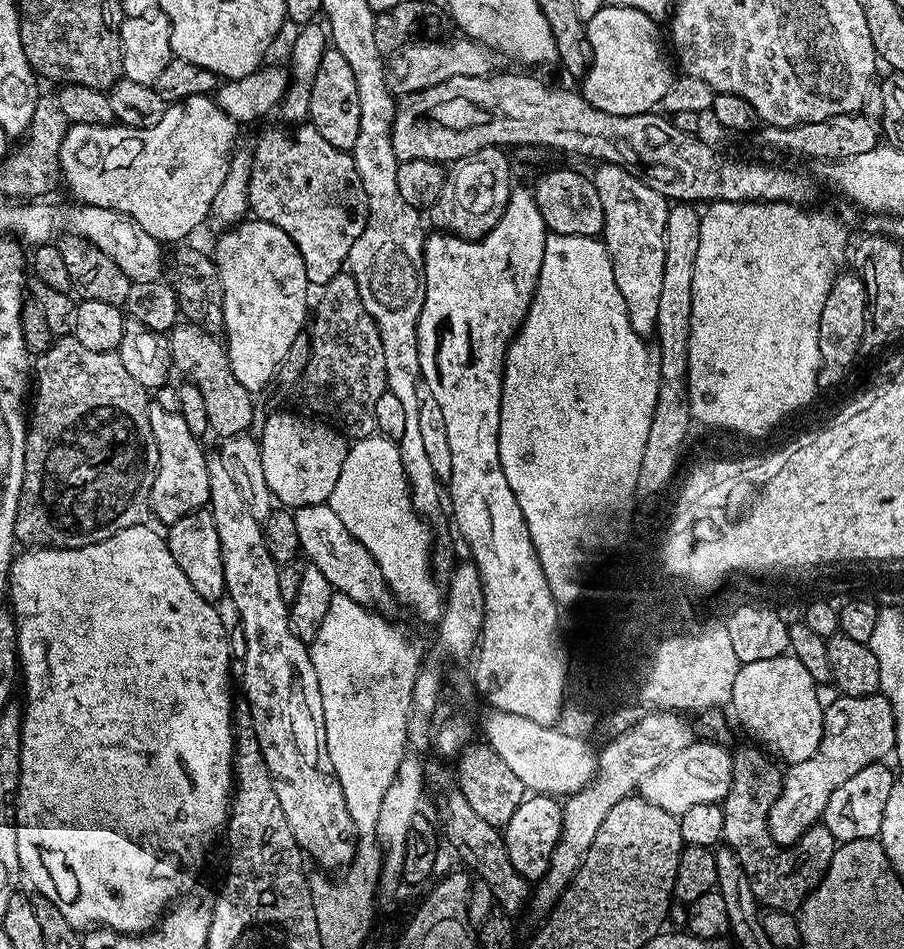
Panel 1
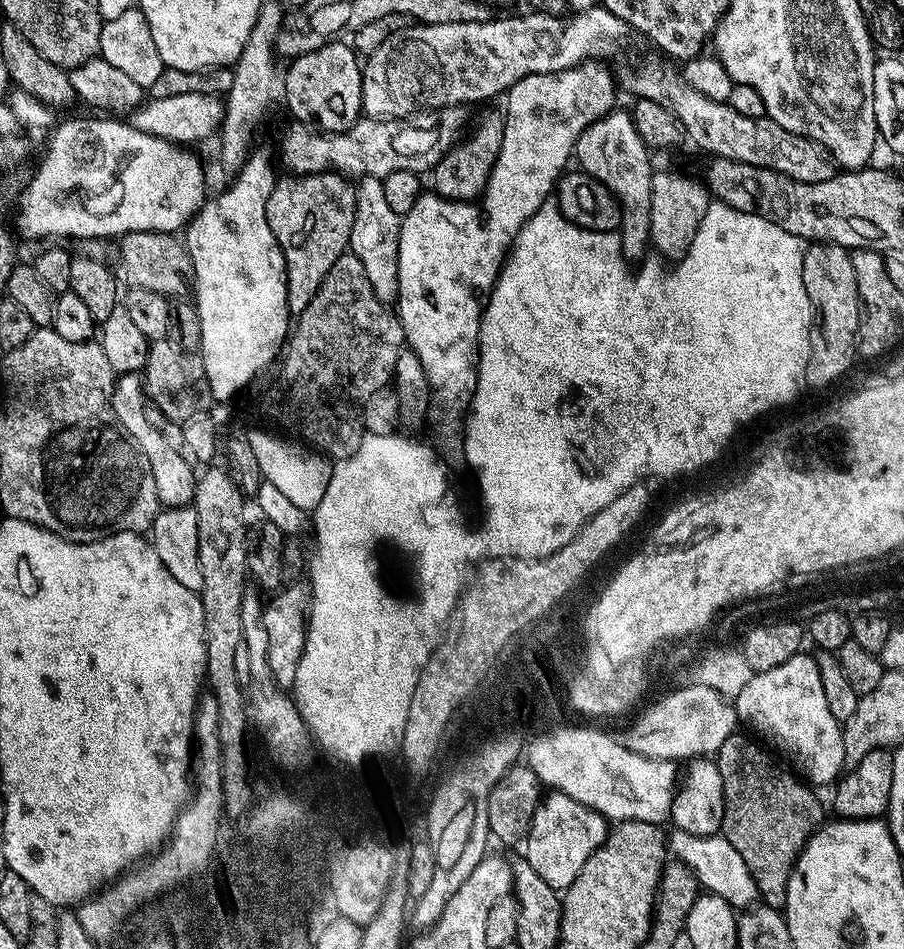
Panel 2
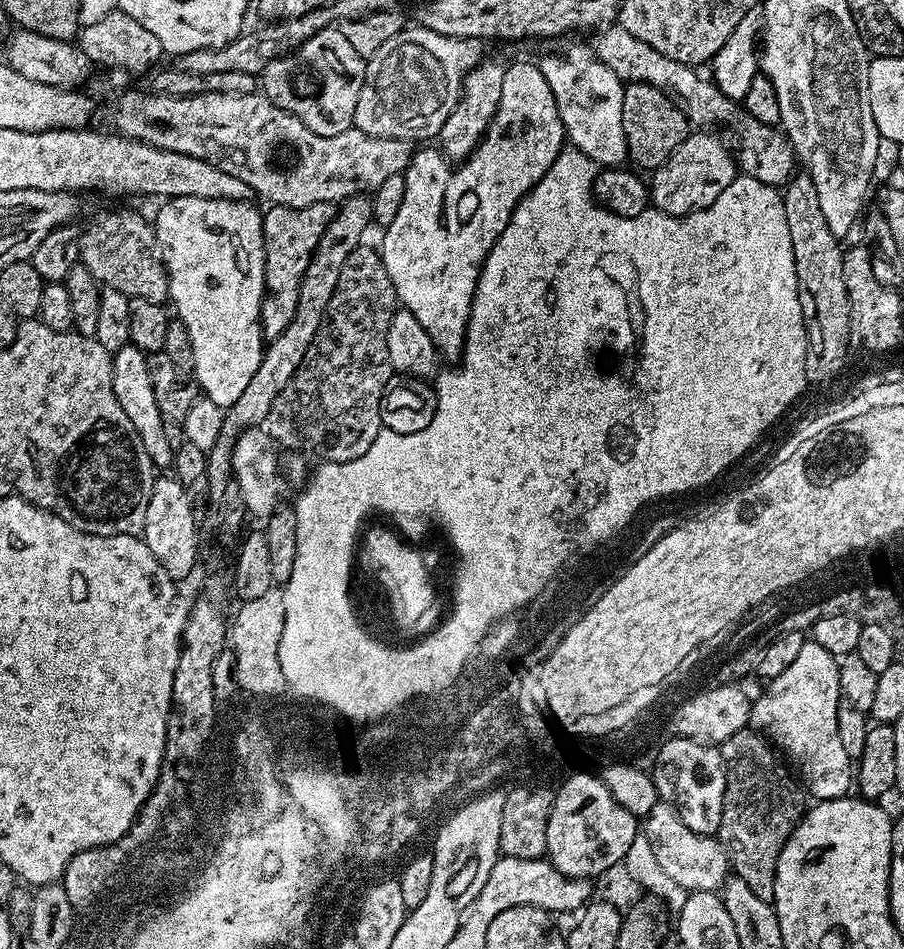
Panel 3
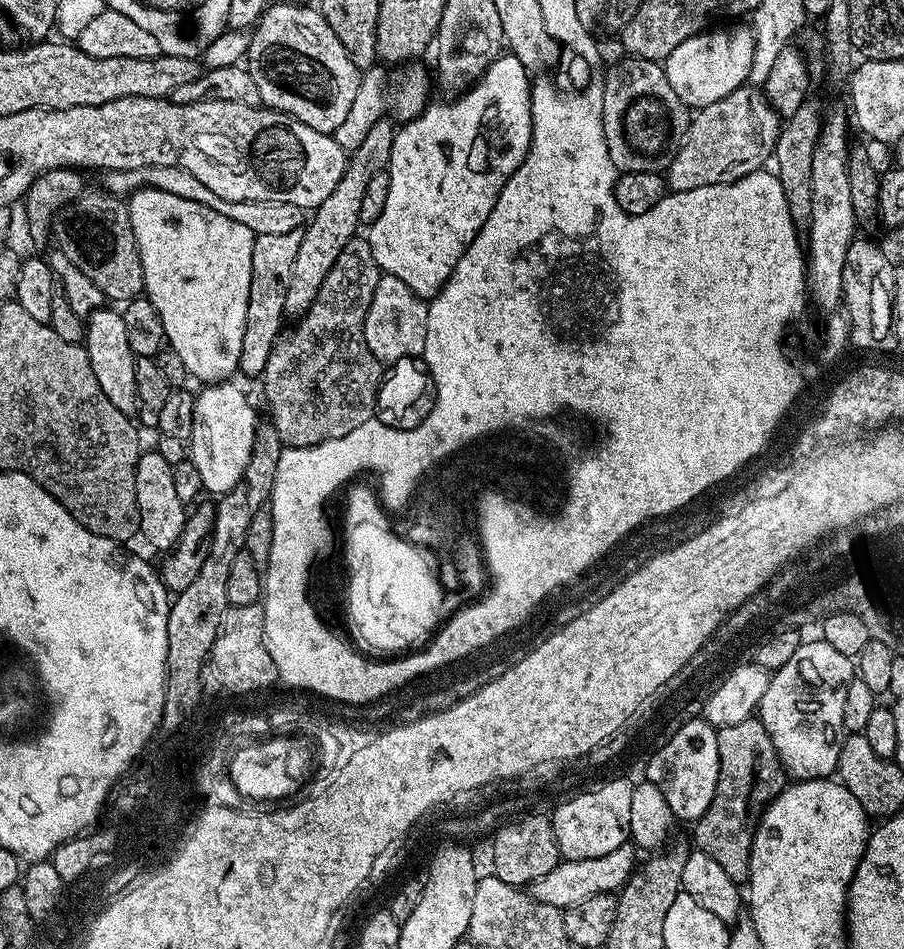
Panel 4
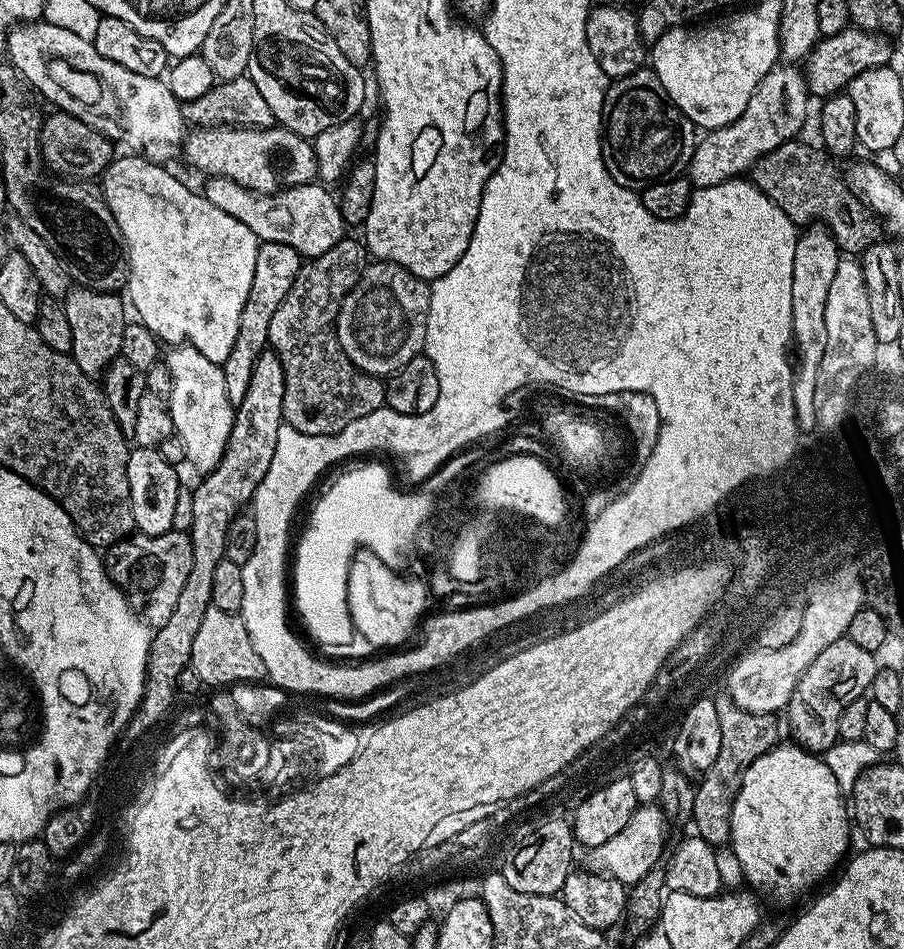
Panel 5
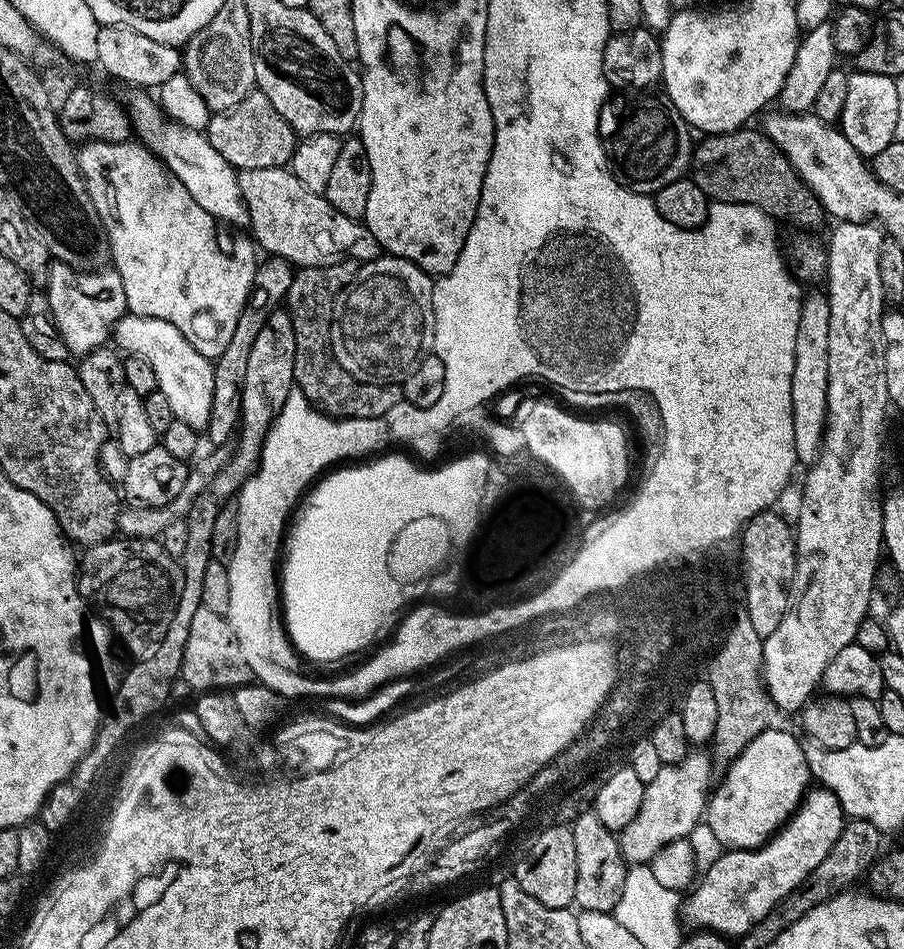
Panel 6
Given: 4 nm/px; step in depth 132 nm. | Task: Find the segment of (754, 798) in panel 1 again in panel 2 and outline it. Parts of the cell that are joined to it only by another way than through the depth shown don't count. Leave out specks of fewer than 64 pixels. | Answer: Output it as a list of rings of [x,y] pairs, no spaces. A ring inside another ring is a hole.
[[[733,734],[722,742],[722,746],[714,754],[714,759],[722,774],[722,790],[724,791],[724,817],[722,818],[722,835],[728,839],[730,846],[742,854],[742,862],[746,862],[746,870],[750,870],[750,878],[754,878],[759,899],[771,908],[783,909],[786,902],[788,879],[792,867],[804,848],[804,843],[812,837],[813,832],[825,823],[824,808],[815,796],[813,789],[803,779],[795,780],[788,772],[783,772],[770,757],[756,744],[751,744],[741,734]]]

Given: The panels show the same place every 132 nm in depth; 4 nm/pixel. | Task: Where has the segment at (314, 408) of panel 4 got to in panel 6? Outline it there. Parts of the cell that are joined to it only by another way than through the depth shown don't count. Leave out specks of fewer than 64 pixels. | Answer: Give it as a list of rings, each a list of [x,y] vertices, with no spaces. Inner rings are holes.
[[[340,260],[337,264],[327,264],[317,268],[299,269],[292,277],[292,285],[288,291],[286,309],[292,316],[294,334],[296,335],[297,350],[294,358],[295,387],[309,400],[315,408],[328,413],[333,418],[378,418],[390,410],[390,406],[398,406],[402,403],[402,388],[400,384],[367,384],[358,378],[354,378],[335,358],[332,352],[332,334],[330,331],[330,317],[332,304],[336,295],[342,288],[356,277],[358,264],[355,260]]]

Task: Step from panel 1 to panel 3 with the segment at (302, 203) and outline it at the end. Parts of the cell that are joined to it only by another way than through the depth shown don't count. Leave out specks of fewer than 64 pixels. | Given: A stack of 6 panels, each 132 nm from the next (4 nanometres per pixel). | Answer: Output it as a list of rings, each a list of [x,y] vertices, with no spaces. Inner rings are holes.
[[[285,204],[269,207],[264,217],[264,300],[260,304],[260,331],[265,341],[278,338],[286,326],[294,319],[294,310],[298,310],[298,290],[302,286],[302,278],[306,274],[306,266],[310,266],[310,258],[316,253],[318,242],[332,220],[334,211],[332,204],[311,204],[305,208],[287,208]]]

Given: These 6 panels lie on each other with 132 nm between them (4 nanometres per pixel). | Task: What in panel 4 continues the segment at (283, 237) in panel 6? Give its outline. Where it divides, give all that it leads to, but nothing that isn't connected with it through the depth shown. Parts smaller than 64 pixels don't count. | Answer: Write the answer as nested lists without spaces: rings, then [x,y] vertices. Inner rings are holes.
[[[150,166],[138,170],[126,170],[125,172],[108,172],[109,193],[121,198],[127,197],[137,188],[157,188],[166,190],[166,194],[178,194],[178,198],[186,198],[190,202],[198,202],[202,206],[210,206],[210,210],[218,210],[218,214],[226,214],[226,218],[234,218],[234,222],[242,222],[252,231],[253,237],[262,234],[286,234],[290,230],[300,228],[300,216],[302,209],[298,206],[290,206],[290,202],[226,202],[226,198],[218,198],[214,190],[206,190],[190,170],[182,170],[178,166]]]

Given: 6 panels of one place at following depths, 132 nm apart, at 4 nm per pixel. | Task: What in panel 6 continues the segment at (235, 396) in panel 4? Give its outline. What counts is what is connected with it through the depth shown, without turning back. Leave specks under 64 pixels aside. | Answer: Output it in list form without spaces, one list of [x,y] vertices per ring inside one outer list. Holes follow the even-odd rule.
[[[125,314],[116,323],[114,344],[121,353],[141,356],[146,358],[146,362],[150,362],[150,366],[154,366],[156,387],[170,402],[170,409],[173,411],[175,419],[186,422],[186,426],[190,426],[199,433],[203,433],[207,429],[210,422],[210,406],[214,402],[214,364],[209,357],[198,354],[198,350],[194,350],[194,346],[185,338],[182,330],[178,330],[178,326],[174,326],[162,318]]]

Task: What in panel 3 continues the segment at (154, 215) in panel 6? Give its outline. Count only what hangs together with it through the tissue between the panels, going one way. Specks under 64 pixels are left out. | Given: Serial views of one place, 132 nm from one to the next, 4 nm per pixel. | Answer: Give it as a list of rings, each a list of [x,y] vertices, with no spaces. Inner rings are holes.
[[[174,196],[163,201],[164,204],[154,216],[154,231],[156,233],[156,247],[158,255],[164,261],[164,268],[168,272],[168,300],[171,307],[176,307],[175,315],[185,324],[189,331],[190,346],[194,352],[194,380],[199,391],[210,402],[214,402],[221,410],[227,410],[246,390],[250,378],[254,378],[254,370],[264,357],[266,341],[260,331],[260,304],[264,300],[264,217],[261,209],[255,208],[255,203],[247,200],[219,200],[218,198],[190,198],[189,196]]]

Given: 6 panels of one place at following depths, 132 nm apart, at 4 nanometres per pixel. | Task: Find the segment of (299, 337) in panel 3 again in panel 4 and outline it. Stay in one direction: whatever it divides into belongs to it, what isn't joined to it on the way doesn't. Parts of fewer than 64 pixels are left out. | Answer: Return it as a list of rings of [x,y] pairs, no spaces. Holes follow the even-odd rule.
[[[388,118],[374,122],[374,126],[370,126],[370,134],[366,134],[360,145],[351,149],[346,170],[342,178],[338,178],[338,186],[334,186],[334,191],[326,197],[326,202],[322,202],[311,213],[312,221],[309,222],[308,228],[306,224],[303,229],[302,246],[298,246],[298,255],[294,258],[294,266],[290,274],[290,290],[286,290],[285,317],[299,318],[307,312],[322,282],[326,282],[326,274],[330,274],[330,266],[338,262],[338,254],[342,254],[342,246],[346,246],[346,242],[350,242],[352,237],[357,235],[361,227],[362,194],[366,194],[366,186],[370,186],[370,178],[387,169],[395,137],[396,128]]]

